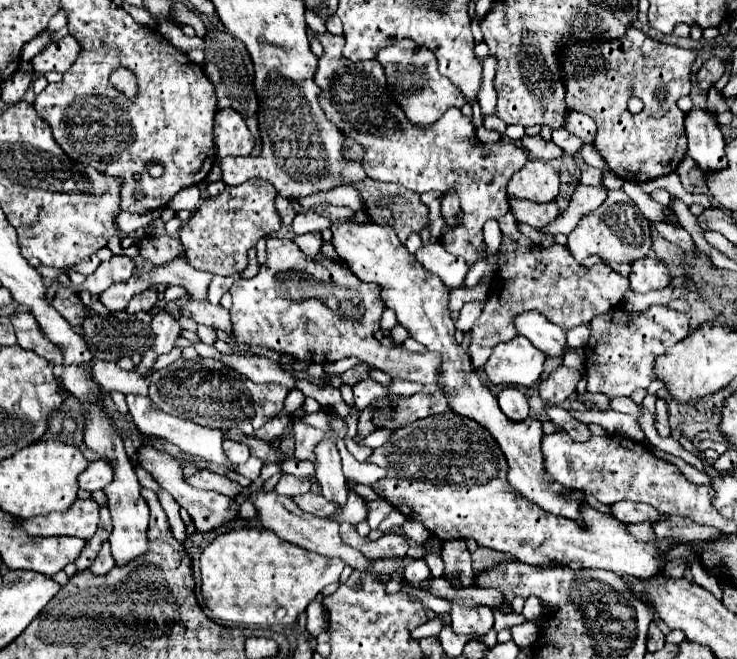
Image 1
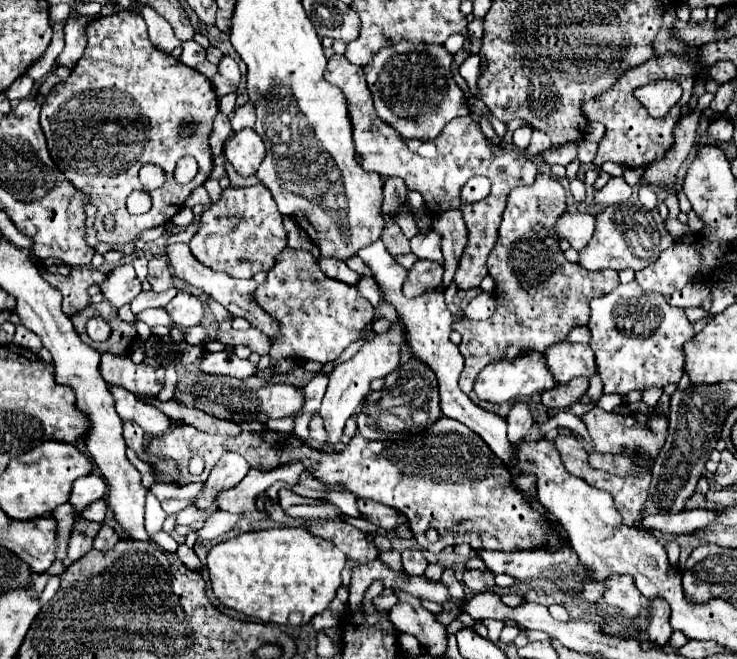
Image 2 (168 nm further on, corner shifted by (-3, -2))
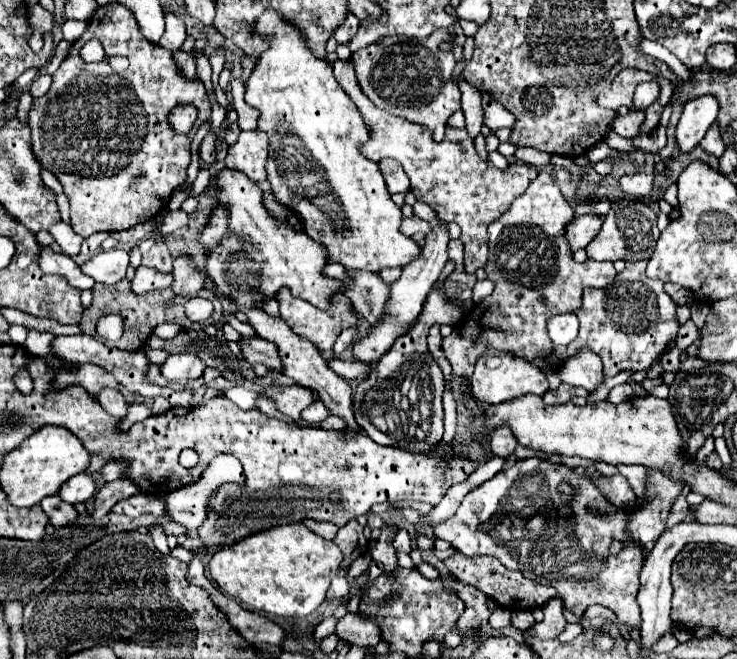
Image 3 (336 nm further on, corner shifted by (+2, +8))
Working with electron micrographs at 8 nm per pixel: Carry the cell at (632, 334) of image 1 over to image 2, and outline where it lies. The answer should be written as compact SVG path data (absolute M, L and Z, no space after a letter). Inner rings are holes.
M636 281L618 285L610 295L592 299L590 309L590 347L596 353L598 375L604 383L604 393L630 393L634 389L666 387L680 381L684 367L682 349L684 343L694 337L692 323L686 319L684 309L668 305L664 295L656 291L642 291ZM618 323L648 323L648 337L626 335Z

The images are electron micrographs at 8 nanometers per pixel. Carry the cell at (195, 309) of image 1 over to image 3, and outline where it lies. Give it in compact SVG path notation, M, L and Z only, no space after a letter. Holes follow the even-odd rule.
M241 337L237 343L239 343L243 357L251 365L265 363L265 365L273 367L275 371L281 371L279 369L279 353L271 341L263 341L261 337Z

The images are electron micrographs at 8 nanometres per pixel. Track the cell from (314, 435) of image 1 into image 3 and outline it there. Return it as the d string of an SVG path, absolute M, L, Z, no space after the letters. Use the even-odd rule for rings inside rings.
M313 401L307 409L303 409L301 417L307 421L313 421L313 423L321 423L329 417L329 409L325 409L325 405L321 401Z

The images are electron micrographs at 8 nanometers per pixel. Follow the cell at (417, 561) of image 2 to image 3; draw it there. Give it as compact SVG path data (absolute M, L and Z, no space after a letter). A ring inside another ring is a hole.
M399 529L397 531L397 535L393 539L393 547L399 553L411 553L413 551L413 547L411 547L411 535L407 533L407 529Z

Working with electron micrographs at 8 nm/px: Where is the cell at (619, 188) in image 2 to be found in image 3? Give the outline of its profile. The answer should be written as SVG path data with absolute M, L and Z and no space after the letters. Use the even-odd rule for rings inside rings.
M645 169L645 171L635 173L635 175L619 177L619 189L629 193L629 195L637 195L637 197L647 197L651 191L651 183L653 183L651 169Z

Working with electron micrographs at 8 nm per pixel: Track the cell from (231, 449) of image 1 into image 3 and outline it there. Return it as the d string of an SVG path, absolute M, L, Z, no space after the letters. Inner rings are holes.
M221 453L221 455L217 455L217 457L207 465L207 469L203 471L203 475L201 475L195 483L185 485L185 487L181 487L181 489L175 489L175 491L167 493L167 499L165 499L165 495L163 495L163 501L167 503L167 513L169 513L169 517L171 517L175 523L187 527L189 531L191 531L191 529L199 529L199 527L203 525L203 521L207 519L207 515L209 515L209 509L211 509L209 505L211 505L211 501L213 501L215 491L217 491L221 485L225 485L225 483L245 485L243 481L245 481L245 475L243 475L243 467L241 467L239 459L237 459L237 457L231 457L229 453Z

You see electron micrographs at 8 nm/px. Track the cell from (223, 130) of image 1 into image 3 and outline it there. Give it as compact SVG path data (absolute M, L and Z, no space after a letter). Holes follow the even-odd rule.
M259 129L241 131L237 143L229 147L225 165L233 171L245 173L251 181L265 181L265 161L267 161L267 135Z

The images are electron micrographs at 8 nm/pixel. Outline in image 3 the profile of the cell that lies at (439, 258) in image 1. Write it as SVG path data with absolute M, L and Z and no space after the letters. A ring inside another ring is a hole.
M411 217L411 219L403 219L403 225L401 225L401 233L405 233L407 237L413 237L417 233L423 233L423 235L429 235L431 231L431 225L427 225L427 221L419 219L419 217Z

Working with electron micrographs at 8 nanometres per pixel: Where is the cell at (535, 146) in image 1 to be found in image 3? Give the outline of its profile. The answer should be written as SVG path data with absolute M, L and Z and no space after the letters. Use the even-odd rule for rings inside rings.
M483 93L483 111L485 111L485 121L483 123L493 131L501 129L501 127L511 129L515 125L515 117L507 109L497 105L495 101L491 103L491 97L487 97L485 93Z

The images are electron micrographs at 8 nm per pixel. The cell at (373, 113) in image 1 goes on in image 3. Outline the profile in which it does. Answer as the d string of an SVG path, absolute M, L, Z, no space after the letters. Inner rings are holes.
M337 59L333 63L333 71L337 83L347 91L367 121L369 139L361 145L361 155L377 163L383 157L399 161L405 167L417 201L427 203L443 221L455 221L461 227L461 241L465 243L465 273L475 273L479 267L485 267L487 225L505 213L515 197L525 193L529 183L537 177L537 169L525 163L513 163L507 171L499 171L491 161L485 161L477 155L467 129L455 129L447 125L443 141L437 143L427 127L405 121L391 113L383 113L383 109L375 107L373 101L361 91L351 59Z

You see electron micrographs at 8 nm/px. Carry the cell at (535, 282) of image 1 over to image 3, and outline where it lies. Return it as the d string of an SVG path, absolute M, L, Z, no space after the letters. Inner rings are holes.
M541 171L537 179L527 187L527 191L509 205L507 213L503 213L489 225L489 261L485 265L485 273L495 283L495 291L491 293L491 297L477 303L473 307L473 313L467 313L463 317L463 323L469 329L455 327L453 333L443 339L443 351L453 367L455 377L471 377L475 361L489 349L513 353L525 361L553 353L555 343L547 335L547 321L553 315L575 313L581 305L581 293L585 287L605 287L615 279L617 273L611 261L587 259L585 263L577 263L571 257L571 249L565 239L565 225L571 223L571 219L573 207L565 201L553 177L547 171Z

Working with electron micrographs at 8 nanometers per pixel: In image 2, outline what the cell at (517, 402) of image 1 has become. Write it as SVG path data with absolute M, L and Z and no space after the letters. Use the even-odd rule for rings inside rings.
M514 403L508 415L508 441L518 443L534 425L534 417L526 403Z

